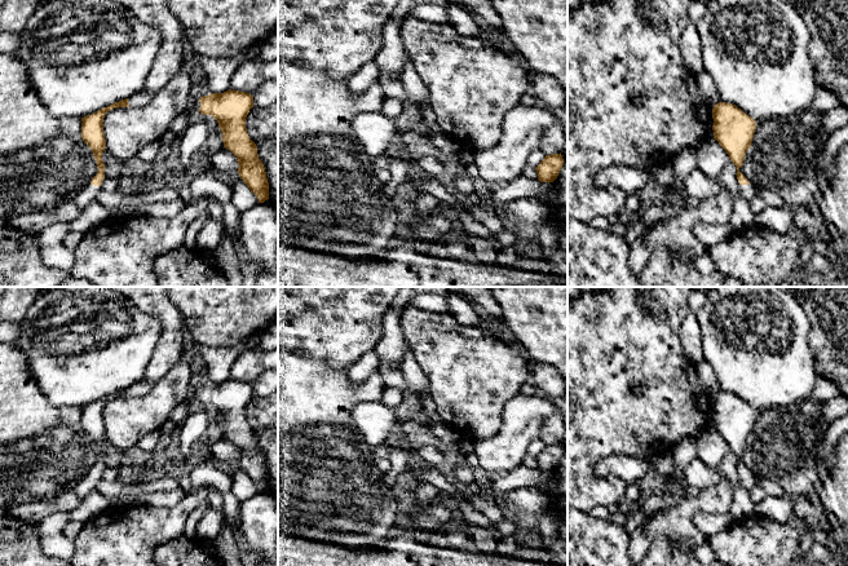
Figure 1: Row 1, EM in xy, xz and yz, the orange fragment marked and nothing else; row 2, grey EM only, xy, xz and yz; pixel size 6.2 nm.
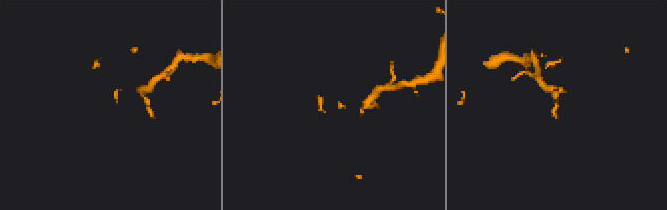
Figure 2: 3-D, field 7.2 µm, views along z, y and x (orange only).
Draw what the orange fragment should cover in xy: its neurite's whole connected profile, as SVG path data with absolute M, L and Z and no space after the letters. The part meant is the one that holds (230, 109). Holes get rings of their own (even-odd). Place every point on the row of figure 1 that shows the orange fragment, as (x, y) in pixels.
M239 90L212 93L194 98L190 106L195 112L213 116L222 132L224 147L238 159L238 173L248 189L257 196L259 203L269 199L269 182L257 146L249 138L246 118L253 107L253 97Z

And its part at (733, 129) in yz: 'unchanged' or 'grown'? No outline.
grown

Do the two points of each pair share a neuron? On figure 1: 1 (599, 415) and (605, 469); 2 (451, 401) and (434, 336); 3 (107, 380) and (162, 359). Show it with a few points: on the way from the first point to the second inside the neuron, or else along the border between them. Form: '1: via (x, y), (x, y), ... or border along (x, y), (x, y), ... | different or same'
1: border along (634, 455), (609, 455), (603, 458), (592, 469) | different
2: via (451, 385), (451, 356), (447, 352) | same
3: border along (159, 336), (142, 379) | different

